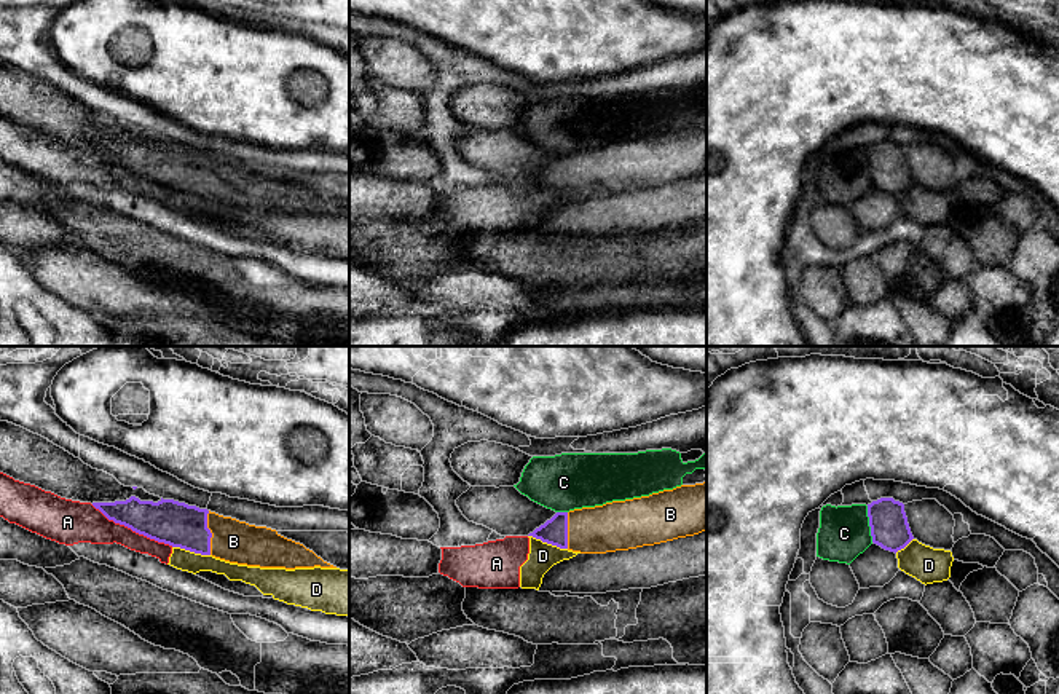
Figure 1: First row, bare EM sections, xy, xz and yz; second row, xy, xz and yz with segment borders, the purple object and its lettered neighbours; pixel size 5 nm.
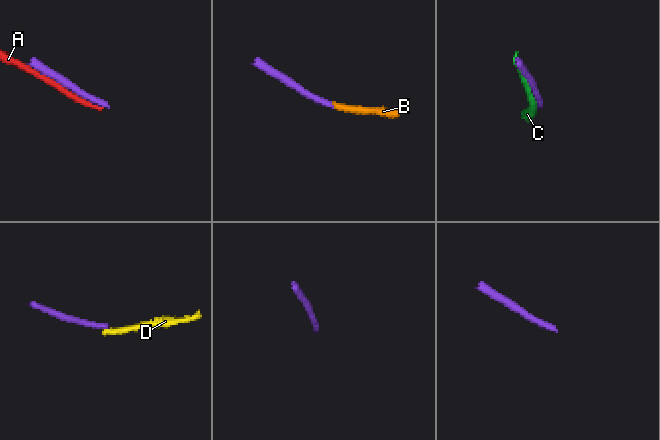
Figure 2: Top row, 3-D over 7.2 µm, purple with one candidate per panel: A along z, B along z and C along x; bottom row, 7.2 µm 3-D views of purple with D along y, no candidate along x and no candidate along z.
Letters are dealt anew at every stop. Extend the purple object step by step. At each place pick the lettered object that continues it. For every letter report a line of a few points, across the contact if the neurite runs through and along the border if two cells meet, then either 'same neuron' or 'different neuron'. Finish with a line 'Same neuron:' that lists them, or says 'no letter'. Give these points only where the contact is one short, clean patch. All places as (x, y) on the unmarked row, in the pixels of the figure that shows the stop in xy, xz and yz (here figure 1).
A: different neuron
B: line xy (171, 165), (211, 176), (233, 184); same neuron
C: different neuron
D: line xz (528, 177), (566, 192); different neuron
Same neuron: B

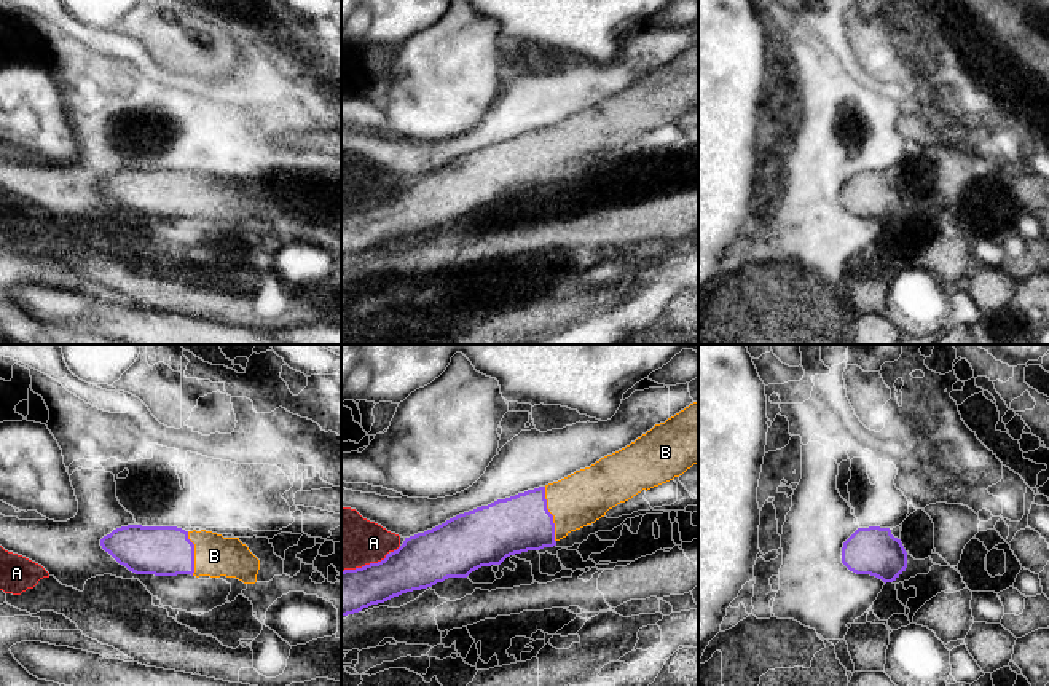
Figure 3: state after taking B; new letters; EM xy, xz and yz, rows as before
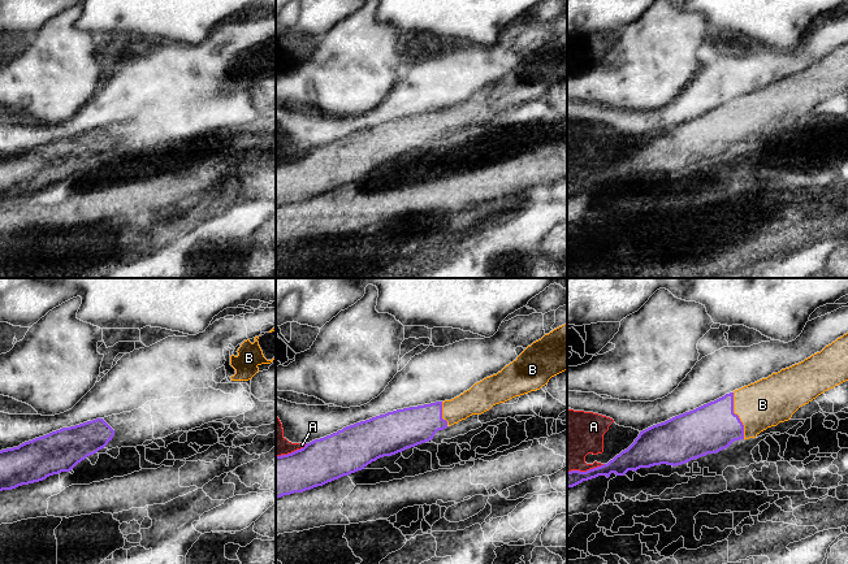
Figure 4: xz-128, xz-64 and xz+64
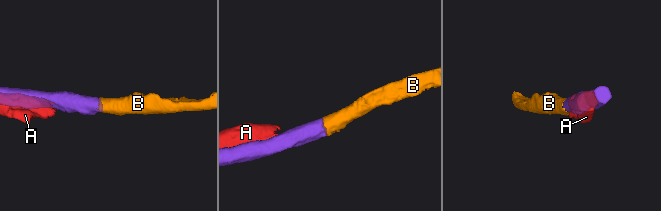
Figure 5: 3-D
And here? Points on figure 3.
A: different neuron
B: line xz (518, 166), (550, 157), (579, 142); same neuron
Same neuron: B

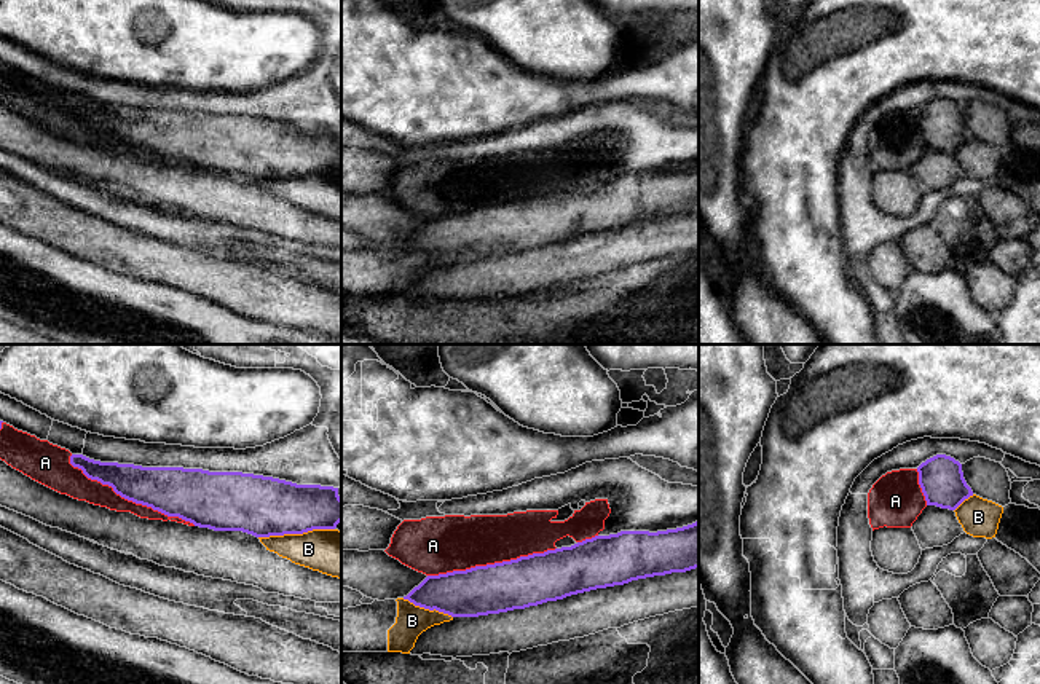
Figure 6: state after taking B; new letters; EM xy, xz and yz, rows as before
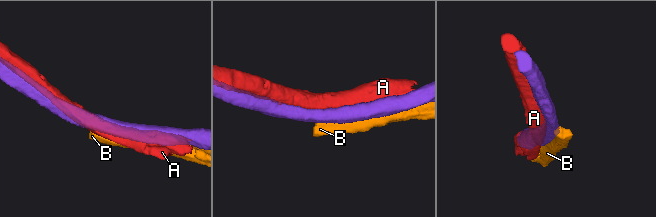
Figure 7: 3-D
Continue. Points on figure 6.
A: different neuron
B: different neuron
Same neuron: no letter

